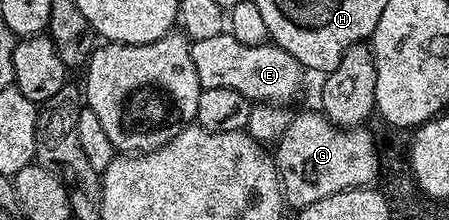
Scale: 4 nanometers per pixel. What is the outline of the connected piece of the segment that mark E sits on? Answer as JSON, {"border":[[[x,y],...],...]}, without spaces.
{"border":[[[222,34],[202,41],[192,41],[191,62],[195,62],[195,74],[199,76],[202,88],[230,88],[239,90],[251,102],[285,102],[288,96],[293,96],[301,88],[301,75],[303,69],[301,63],[287,50],[283,50],[278,44],[266,42],[259,46],[243,46],[236,38],[228,34]]]}

